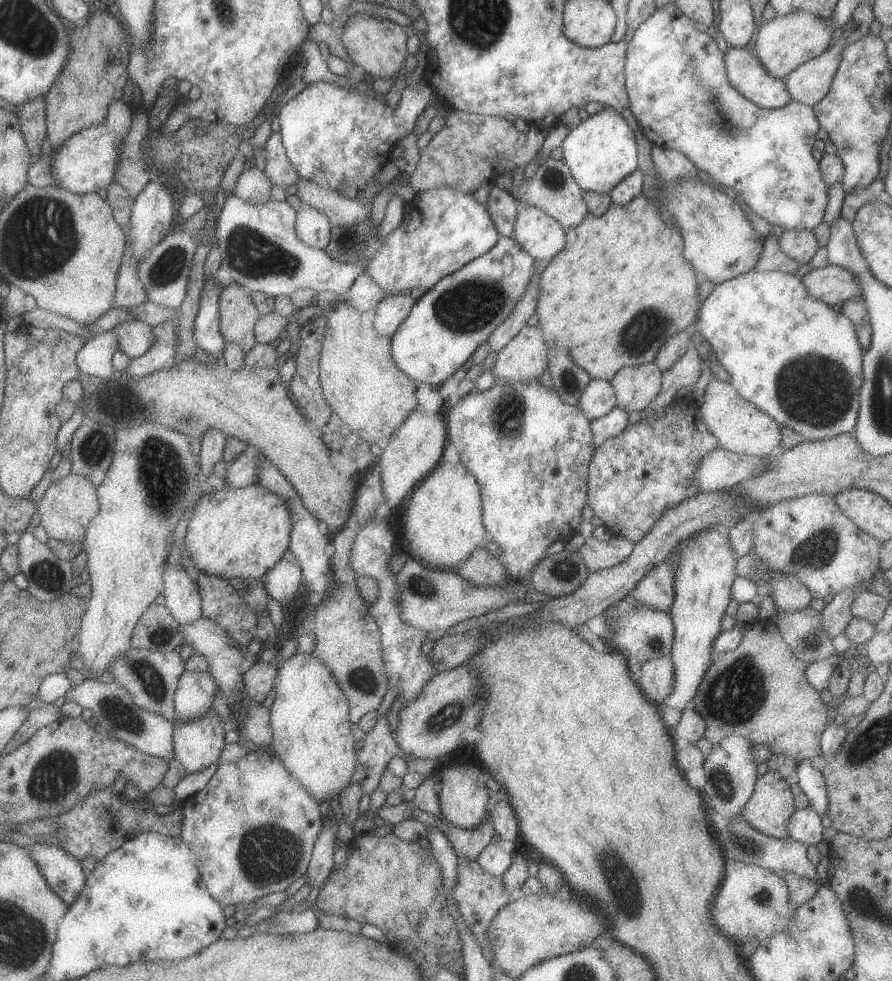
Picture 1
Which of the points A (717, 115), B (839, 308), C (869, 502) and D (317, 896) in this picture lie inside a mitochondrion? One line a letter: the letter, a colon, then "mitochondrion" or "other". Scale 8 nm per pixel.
A: mitochondrion
B: other
C: other
D: other

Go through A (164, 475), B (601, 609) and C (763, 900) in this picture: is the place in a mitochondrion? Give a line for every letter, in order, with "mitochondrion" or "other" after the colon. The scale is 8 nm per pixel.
A: mitochondrion
B: other
C: mitochondrion

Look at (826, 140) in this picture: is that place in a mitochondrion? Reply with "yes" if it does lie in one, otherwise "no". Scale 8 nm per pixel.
no

